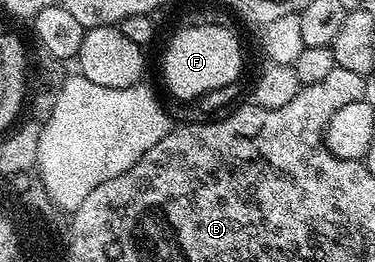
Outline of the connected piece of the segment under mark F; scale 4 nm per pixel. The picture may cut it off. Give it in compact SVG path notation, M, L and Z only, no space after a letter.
M186 24L184 28L170 39L161 65L170 95L181 101L193 101L204 93L235 84L241 73L241 41L229 30L230 26Z

